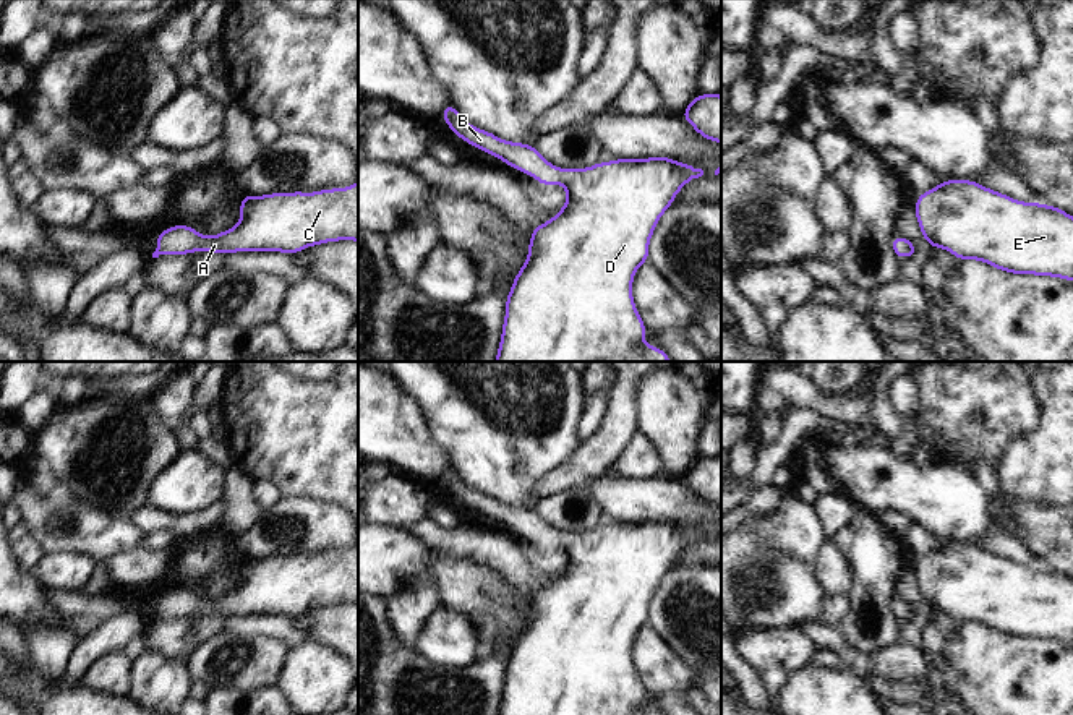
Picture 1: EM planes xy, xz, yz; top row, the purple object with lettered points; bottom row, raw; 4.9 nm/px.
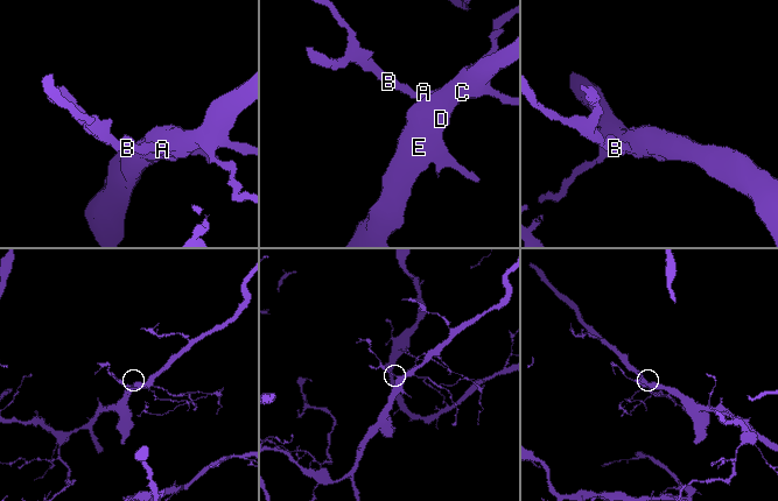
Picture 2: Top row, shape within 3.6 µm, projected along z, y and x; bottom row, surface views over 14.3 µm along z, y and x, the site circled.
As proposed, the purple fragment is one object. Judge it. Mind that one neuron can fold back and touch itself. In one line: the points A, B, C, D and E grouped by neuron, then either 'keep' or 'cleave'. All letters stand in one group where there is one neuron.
A B C D E | keep

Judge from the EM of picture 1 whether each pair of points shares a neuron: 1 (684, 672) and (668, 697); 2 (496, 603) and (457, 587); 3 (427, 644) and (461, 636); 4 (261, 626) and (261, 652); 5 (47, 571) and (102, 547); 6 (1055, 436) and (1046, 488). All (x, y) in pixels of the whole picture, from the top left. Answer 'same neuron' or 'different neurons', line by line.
1: different neurons
2: same neuron
3: same neuron
4: different neurons
5: different neurons
6: same neuron

